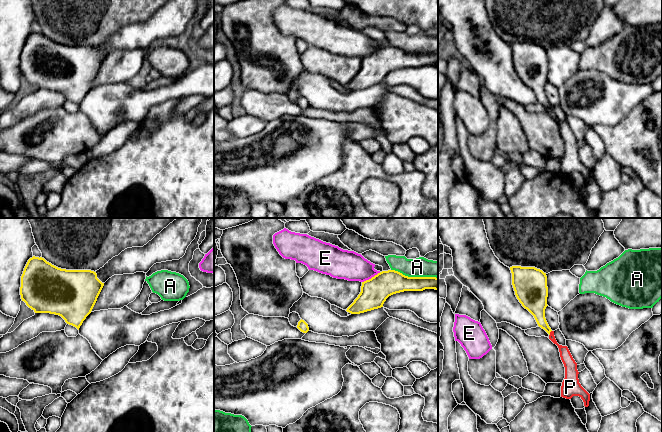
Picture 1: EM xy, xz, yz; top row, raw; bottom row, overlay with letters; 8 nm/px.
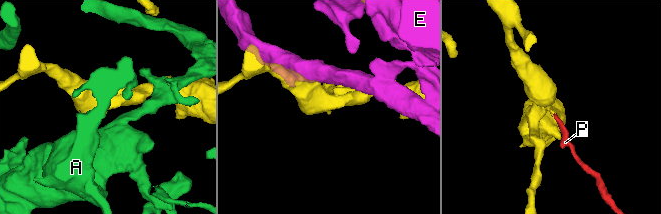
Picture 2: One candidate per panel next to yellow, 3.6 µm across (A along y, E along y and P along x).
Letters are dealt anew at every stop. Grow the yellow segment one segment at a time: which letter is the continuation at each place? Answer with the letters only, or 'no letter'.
P

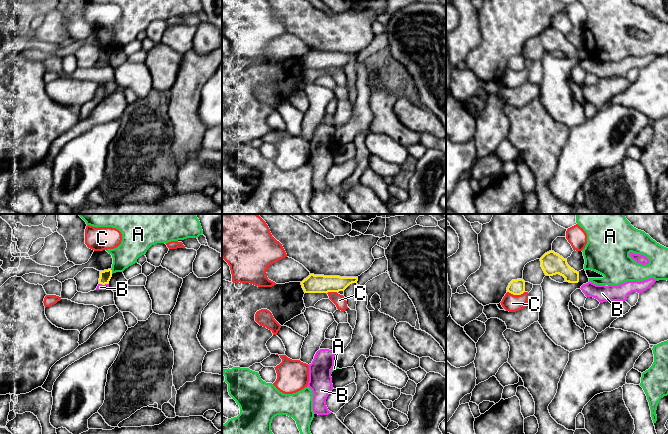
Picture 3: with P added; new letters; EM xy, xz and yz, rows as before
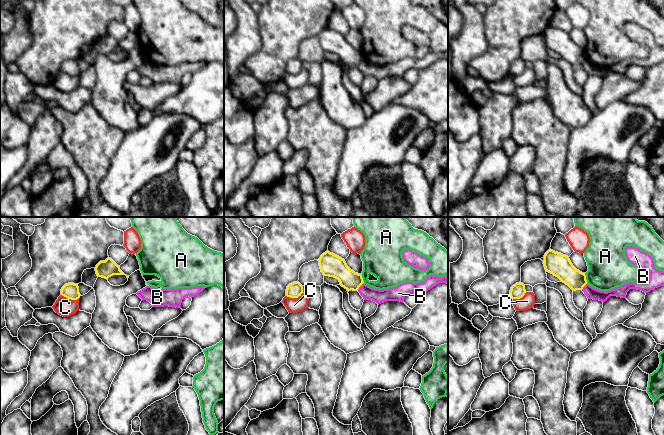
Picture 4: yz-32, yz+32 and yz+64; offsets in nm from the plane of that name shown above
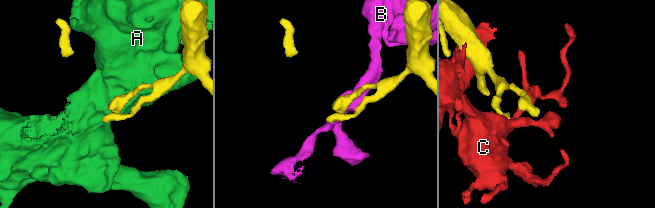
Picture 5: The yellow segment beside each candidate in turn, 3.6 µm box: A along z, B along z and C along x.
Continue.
no letter

